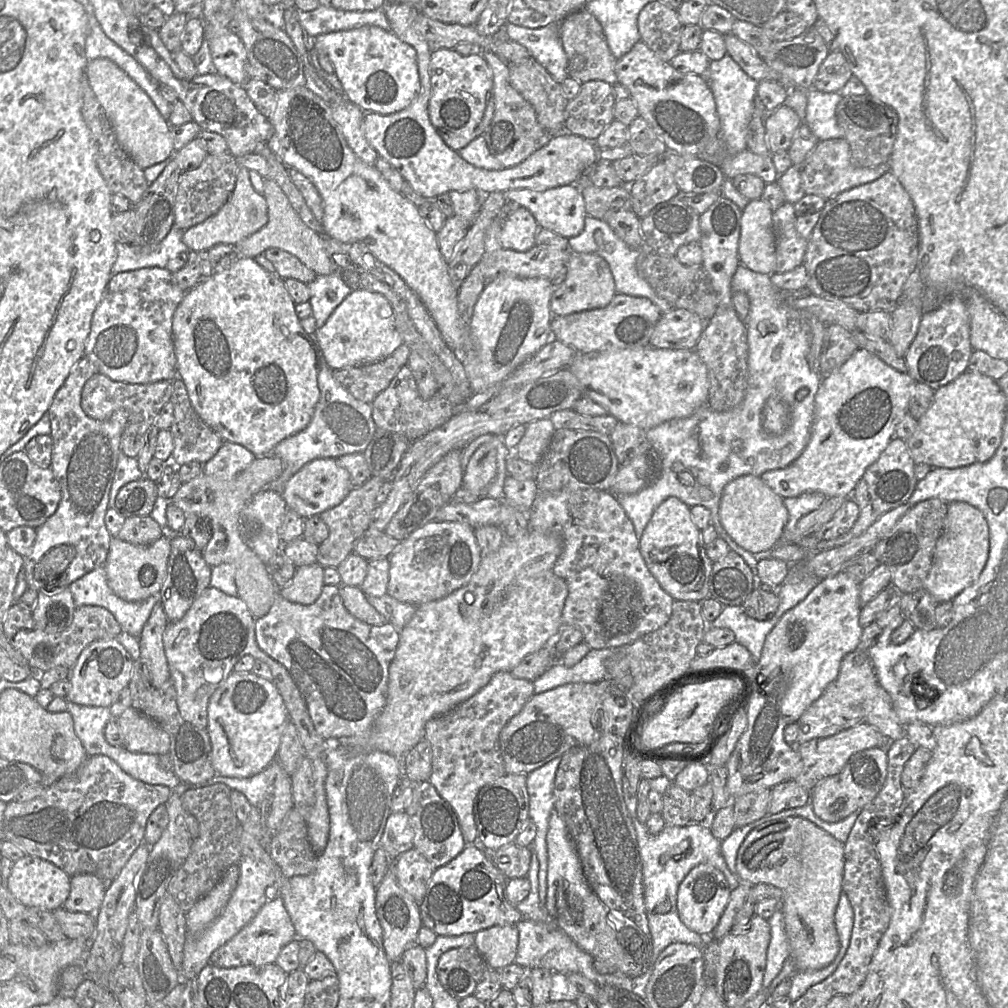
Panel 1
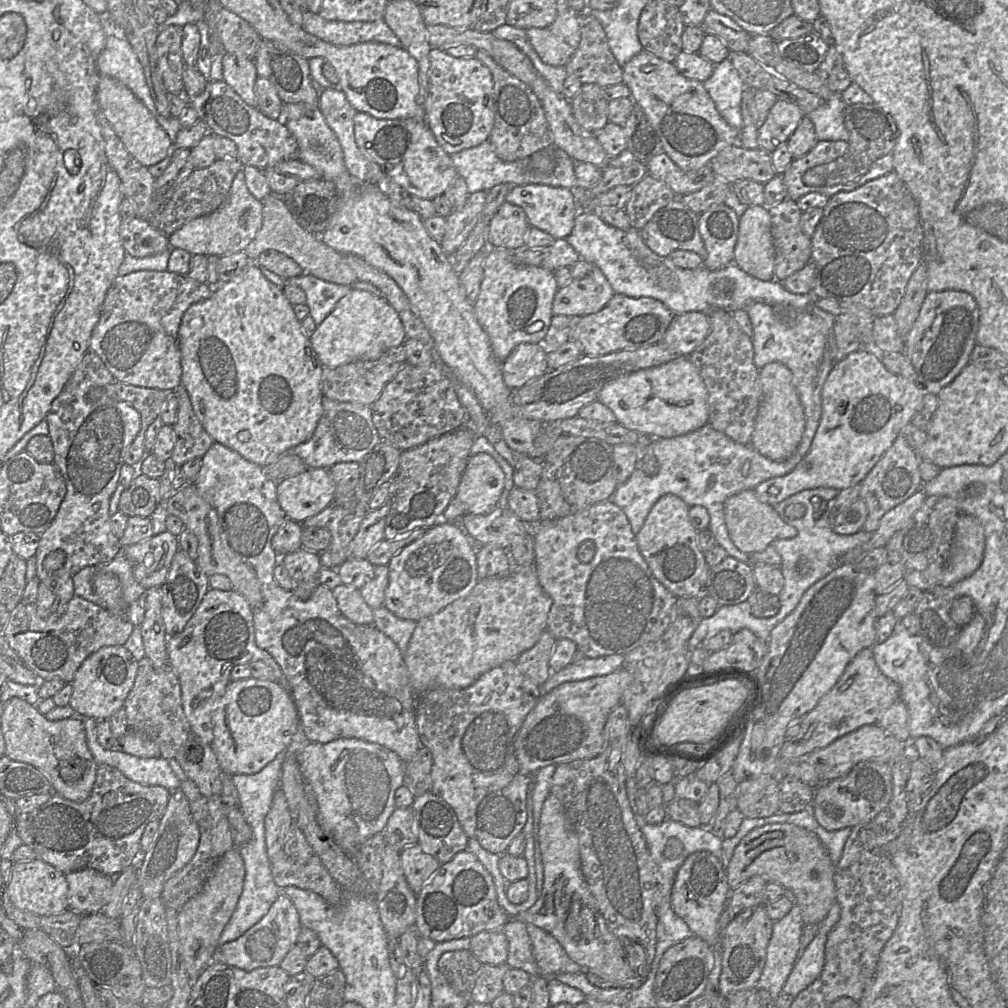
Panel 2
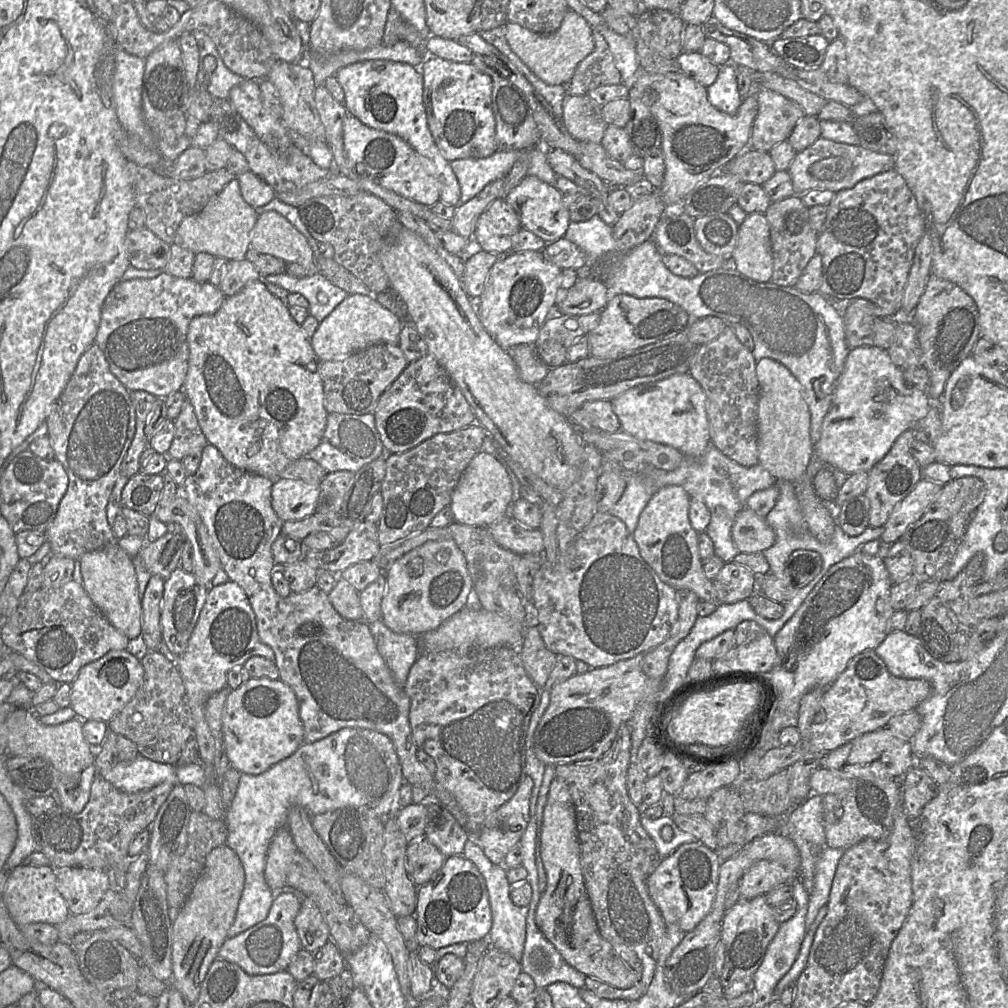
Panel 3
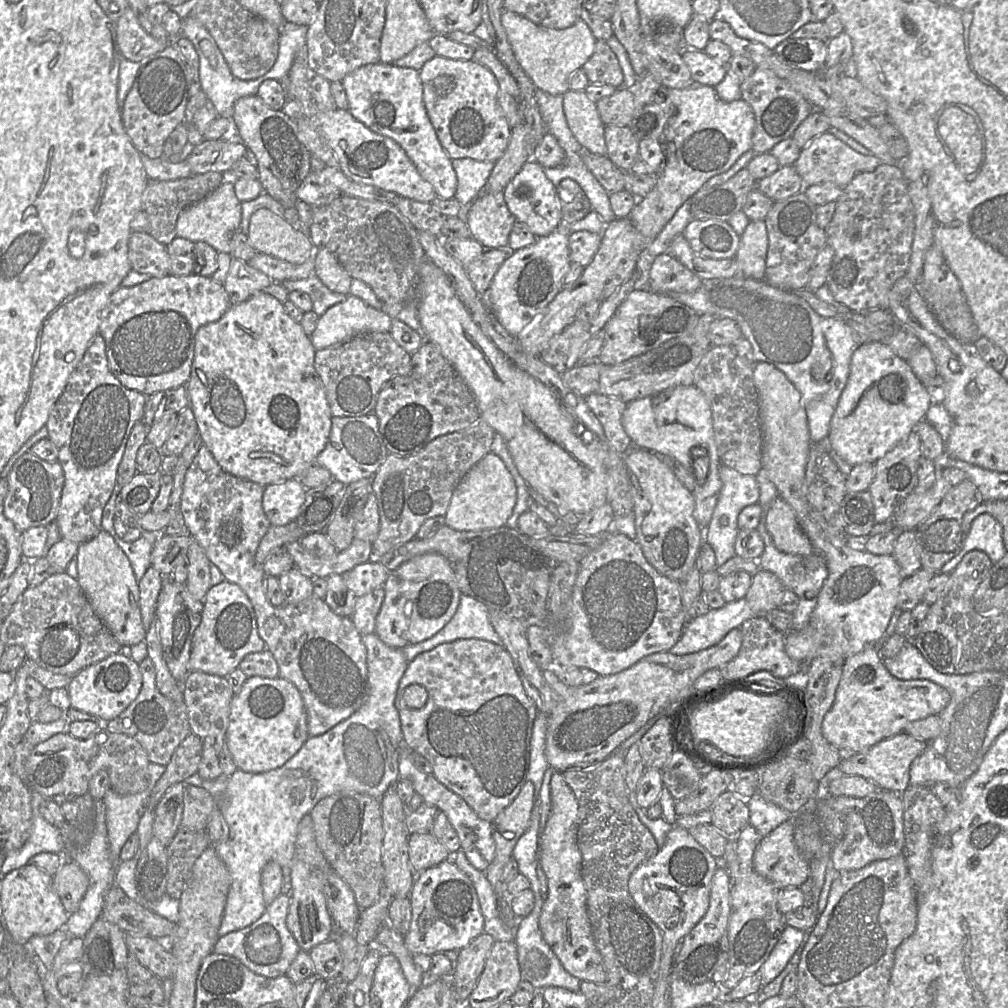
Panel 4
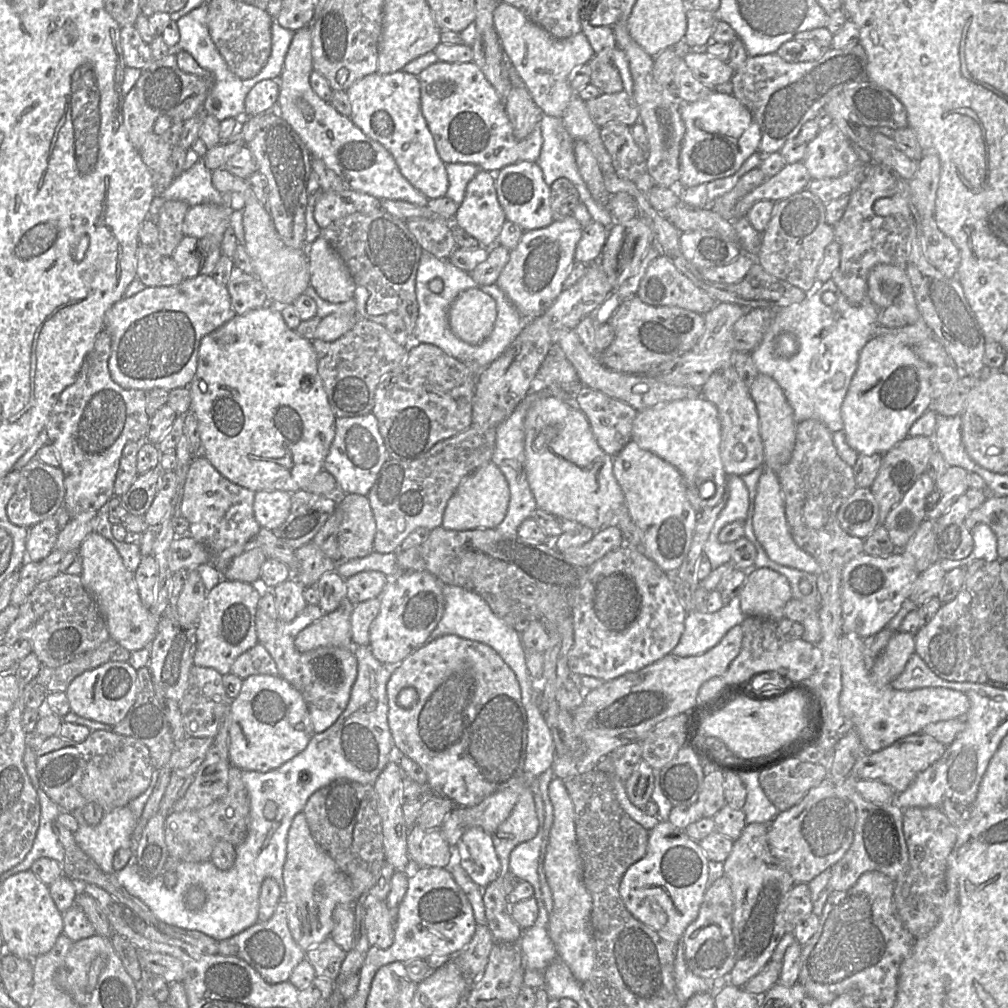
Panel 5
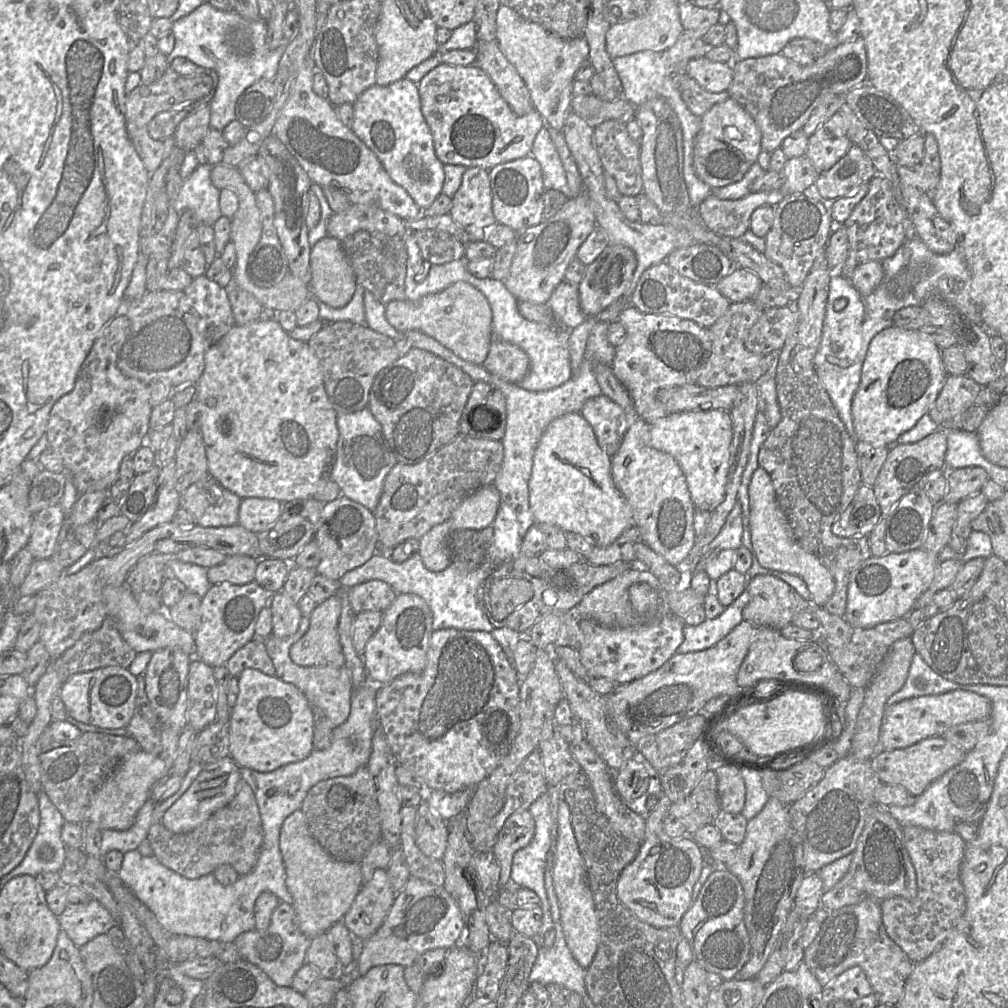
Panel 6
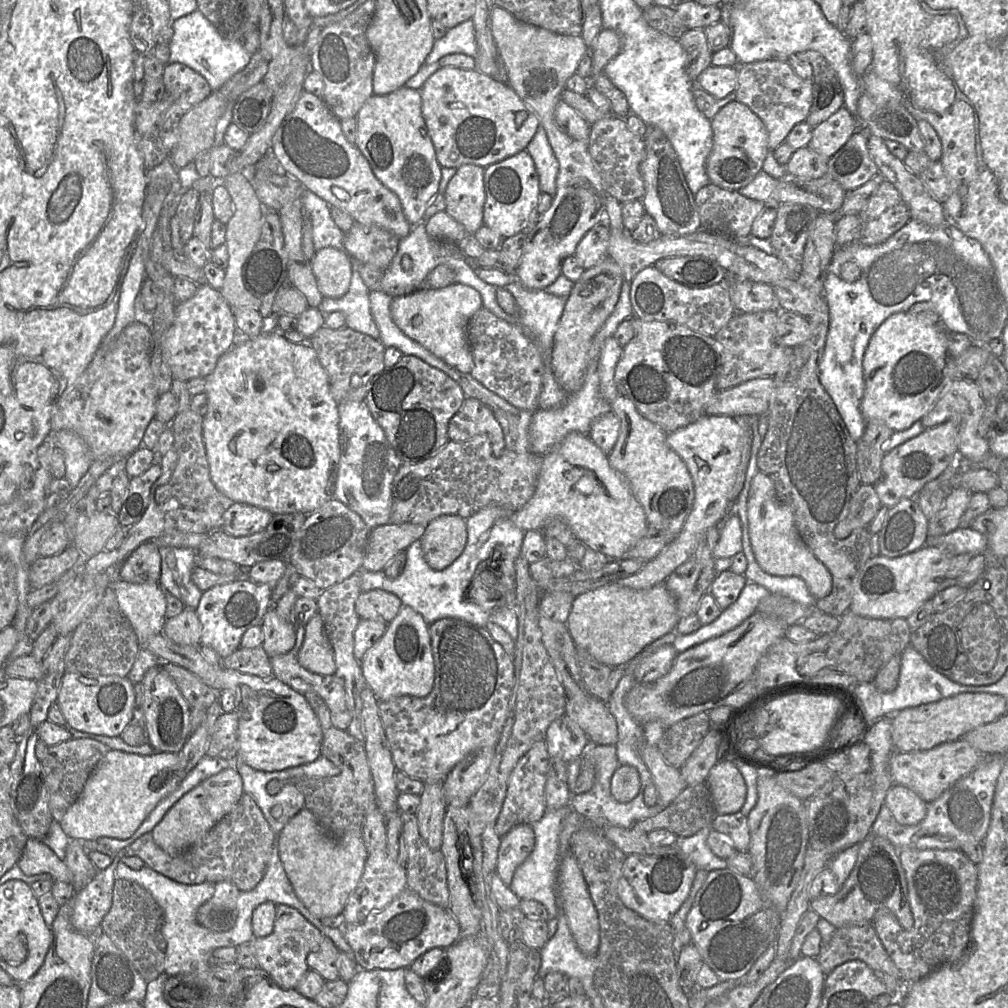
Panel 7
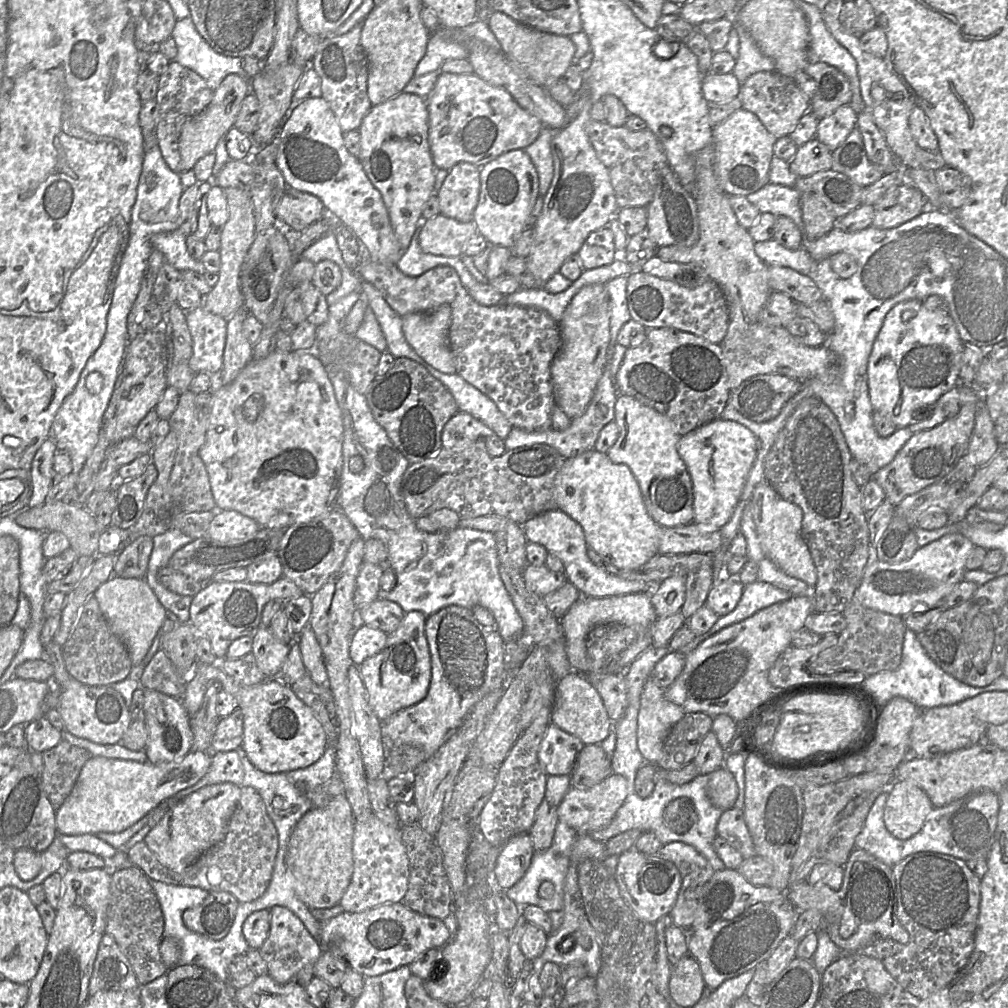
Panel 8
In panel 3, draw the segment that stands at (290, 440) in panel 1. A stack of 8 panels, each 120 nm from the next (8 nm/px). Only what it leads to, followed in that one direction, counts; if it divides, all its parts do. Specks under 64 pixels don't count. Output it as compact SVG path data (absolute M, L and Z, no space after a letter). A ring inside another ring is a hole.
M328 413L321 442L306 457L317 462L327 473L340 470L356 473L364 465L384 455L385 450L375 427L373 413L364 415Z

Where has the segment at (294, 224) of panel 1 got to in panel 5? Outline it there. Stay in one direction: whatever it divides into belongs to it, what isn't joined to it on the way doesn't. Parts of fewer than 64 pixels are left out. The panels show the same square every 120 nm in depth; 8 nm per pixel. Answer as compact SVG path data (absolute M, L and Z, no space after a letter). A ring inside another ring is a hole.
M218 168L212 171L212 183L222 194L238 192L245 199L243 208L244 245L251 258L253 275L263 284L268 295L268 302L272 301L269 303L278 307L293 304L310 285L307 249L294 249L283 242L270 213L259 202L246 180L233 175L225 168Z

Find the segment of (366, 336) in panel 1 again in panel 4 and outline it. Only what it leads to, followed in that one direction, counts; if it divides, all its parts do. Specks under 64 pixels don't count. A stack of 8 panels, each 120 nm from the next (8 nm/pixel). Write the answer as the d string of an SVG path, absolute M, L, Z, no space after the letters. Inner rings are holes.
M347 296L346 301L336 304L319 317L310 338L316 351L341 344L363 332L390 332L392 319L387 314L358 297Z

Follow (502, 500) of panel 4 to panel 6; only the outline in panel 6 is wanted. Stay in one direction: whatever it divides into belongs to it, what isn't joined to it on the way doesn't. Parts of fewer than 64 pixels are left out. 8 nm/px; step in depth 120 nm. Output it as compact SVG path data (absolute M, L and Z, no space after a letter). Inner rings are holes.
M490 484L466 497L447 521L453 530L481 531L494 521L499 506L500 493L494 484Z

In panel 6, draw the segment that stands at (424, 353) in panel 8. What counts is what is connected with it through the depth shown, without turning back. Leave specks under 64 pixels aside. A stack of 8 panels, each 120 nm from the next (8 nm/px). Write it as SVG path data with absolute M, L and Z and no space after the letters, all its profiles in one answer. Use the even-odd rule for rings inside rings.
M456 282L418 301L394 300L385 307L387 321L399 332L420 331L437 340L461 359L476 365L484 362L495 338L488 300L480 290L466 282Z

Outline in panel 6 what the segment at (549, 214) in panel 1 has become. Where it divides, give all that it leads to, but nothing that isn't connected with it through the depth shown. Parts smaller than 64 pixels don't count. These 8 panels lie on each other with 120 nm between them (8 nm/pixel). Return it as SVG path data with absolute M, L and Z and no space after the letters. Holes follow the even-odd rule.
M531 155L499 164L489 170L492 209L496 223L521 233L543 222L544 194L541 166Z

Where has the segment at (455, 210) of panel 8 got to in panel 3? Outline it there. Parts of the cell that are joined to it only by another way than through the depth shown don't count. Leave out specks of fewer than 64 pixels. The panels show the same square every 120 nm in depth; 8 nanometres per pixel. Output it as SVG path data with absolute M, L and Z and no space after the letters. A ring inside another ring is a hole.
M497 198L478 218L472 238L475 247L504 256L511 252L513 238L520 228L521 224L514 209L504 199Z

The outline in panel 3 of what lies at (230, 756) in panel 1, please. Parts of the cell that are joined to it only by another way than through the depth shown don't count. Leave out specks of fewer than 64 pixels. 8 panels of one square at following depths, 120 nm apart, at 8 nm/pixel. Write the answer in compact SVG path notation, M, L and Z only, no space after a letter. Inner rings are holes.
M250 678L237 689L230 689L222 715L222 731L231 767L250 775L264 773L291 756L304 742L298 700L280 679Z

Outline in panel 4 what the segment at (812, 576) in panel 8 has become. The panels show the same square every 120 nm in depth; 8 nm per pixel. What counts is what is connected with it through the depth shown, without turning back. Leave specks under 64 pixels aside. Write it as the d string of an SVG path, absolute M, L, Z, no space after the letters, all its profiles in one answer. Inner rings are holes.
M780 496L772 502L765 523L774 545L781 552L802 556L813 553L814 547L800 527L794 510Z

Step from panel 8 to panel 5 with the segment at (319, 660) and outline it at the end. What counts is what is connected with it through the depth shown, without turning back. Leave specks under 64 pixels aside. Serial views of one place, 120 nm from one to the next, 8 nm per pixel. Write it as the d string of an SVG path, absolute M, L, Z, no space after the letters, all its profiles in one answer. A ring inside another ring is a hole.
M343 602L335 611L324 614L320 620L302 630L294 640L296 650L304 653L332 646L353 651L352 607L348 602Z

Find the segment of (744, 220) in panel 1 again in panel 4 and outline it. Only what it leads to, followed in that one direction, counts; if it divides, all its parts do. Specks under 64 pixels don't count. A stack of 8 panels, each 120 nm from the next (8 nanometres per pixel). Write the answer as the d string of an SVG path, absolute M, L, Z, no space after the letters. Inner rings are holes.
M750 221L740 236L740 244L735 255L740 274L754 280L764 280L768 234L764 221Z

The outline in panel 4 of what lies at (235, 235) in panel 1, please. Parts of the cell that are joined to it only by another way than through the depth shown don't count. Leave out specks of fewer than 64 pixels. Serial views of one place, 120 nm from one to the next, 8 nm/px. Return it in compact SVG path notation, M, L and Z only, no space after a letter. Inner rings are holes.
M227 179L207 197L181 212L176 225L177 237L185 238L194 243L205 242L217 252L230 254L232 236L240 228L241 207L241 202L235 195L233 180Z

